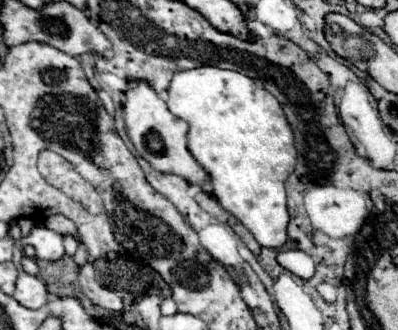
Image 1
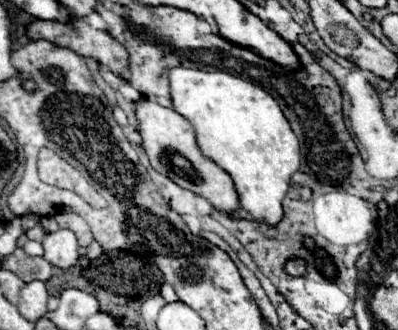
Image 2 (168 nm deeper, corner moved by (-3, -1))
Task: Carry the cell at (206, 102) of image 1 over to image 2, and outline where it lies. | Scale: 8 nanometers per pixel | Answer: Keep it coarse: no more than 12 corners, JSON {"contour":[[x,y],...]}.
{"contour":[[174,67],[174,111],[276,225],[298,137],[274,97],[224,71]]}

